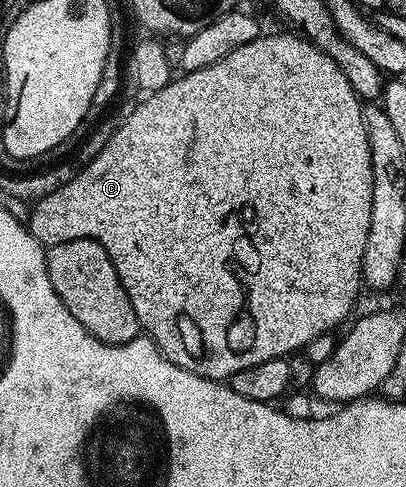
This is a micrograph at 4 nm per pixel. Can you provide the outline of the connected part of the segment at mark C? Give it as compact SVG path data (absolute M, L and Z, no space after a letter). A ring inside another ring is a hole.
M264 32L257 39L245 43L245 47L237 47L237 51L233 51L225 59L221 59L209 67L201 67L201 71L193 71L192 73L183 73L176 76L168 85L161 87L156 93L146 94L142 100L143 102L139 106L136 104L132 108L131 114L125 119L125 123L121 123L121 127L117 127L117 131L113 131L109 143L105 143L105 147L101 147L101 151L97 156L86 162L82 166L83 169L80 168L75 176L67 180L65 184L57 187L57 191L42 197L34 208L30 210L29 228L31 234L44 247L65 243L66 240L81 239L82 237L96 240L108 252L109 259L112 260L113 267L116 268L117 275L120 277L120 281L133 303L137 319L140 326L145 330L146 336L150 337L159 346L161 352L174 365L190 373L196 373L199 377L207 377L211 381L230 379L237 371L245 371L245 367L253 367L257 363L265 363L265 359L298 354L300 351L306 350L307 345L313 339L317 339L317 335L335 331L335 328L350 315L351 308L354 307L355 300L359 297L359 289L361 290L363 279L365 243L369 239L369 219L373 211L373 167L371 165L371 156L369 155L369 139L363 122L365 105L353 91L353 87L349 87L349 79L345 79L339 64L329 55L325 55L325 51L318 49L314 41L302 35L294 37L291 33Z

